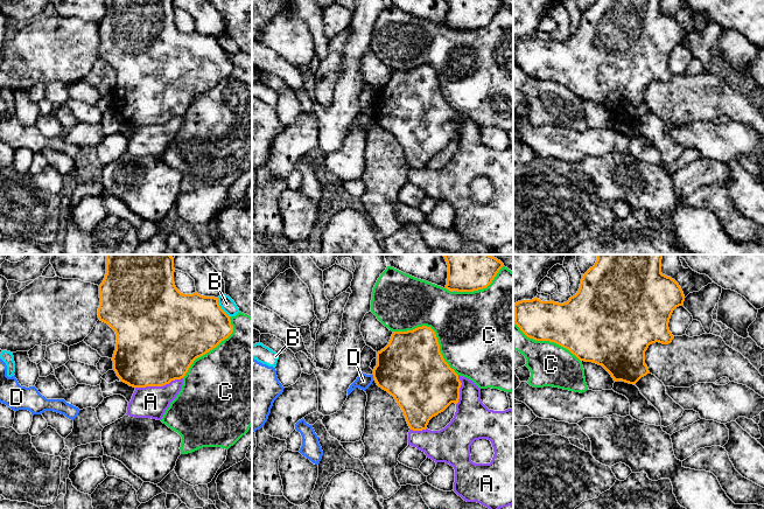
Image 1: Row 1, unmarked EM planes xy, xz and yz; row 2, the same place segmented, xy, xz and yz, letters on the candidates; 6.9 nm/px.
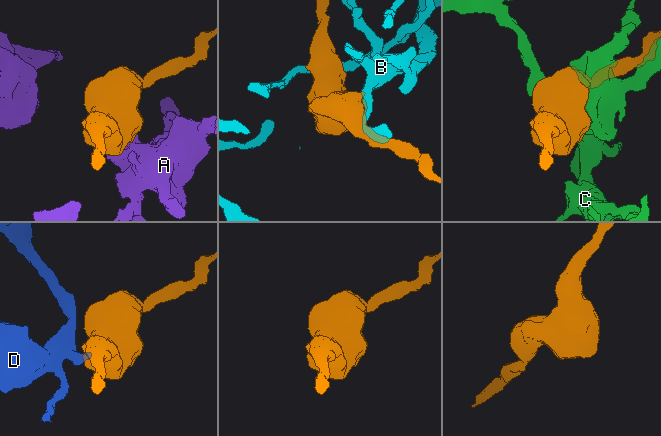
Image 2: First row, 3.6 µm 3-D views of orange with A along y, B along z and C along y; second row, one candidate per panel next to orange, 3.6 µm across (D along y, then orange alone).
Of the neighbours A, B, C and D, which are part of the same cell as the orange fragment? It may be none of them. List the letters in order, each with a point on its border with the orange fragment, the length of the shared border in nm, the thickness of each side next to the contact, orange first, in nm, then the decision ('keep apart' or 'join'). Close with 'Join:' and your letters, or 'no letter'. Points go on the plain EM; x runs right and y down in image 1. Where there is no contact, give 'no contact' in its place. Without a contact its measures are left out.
A: contact xy (159, 124); length 340 nm; calibres 500 and 220 nm; keep apart
B: contact xy (219, 46); length 160 nm; calibres 440 and 100 nm; keep apart
C: contact xz (434, 71); length 550 nm; calibres 420 and 480 nm; keep apart
D: contact xz (373, 114); length 30 nm; calibres 440 and 100 nm; keep apart
Join: no letter

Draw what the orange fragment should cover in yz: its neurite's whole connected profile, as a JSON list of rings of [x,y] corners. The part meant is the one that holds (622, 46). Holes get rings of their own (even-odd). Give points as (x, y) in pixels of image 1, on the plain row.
[[[596,0],[582,13],[577,32],[567,41],[541,40],[534,36],[513,42],[513,63],[530,77],[554,81],[568,88],[580,99],[602,104],[615,120],[622,119],[635,124],[650,112],[645,103],[645,90],[649,84],[656,81],[668,83],[674,77],[668,61],[673,49],[682,44],[684,40],[685,34],[679,22],[661,12],[661,0]]]

